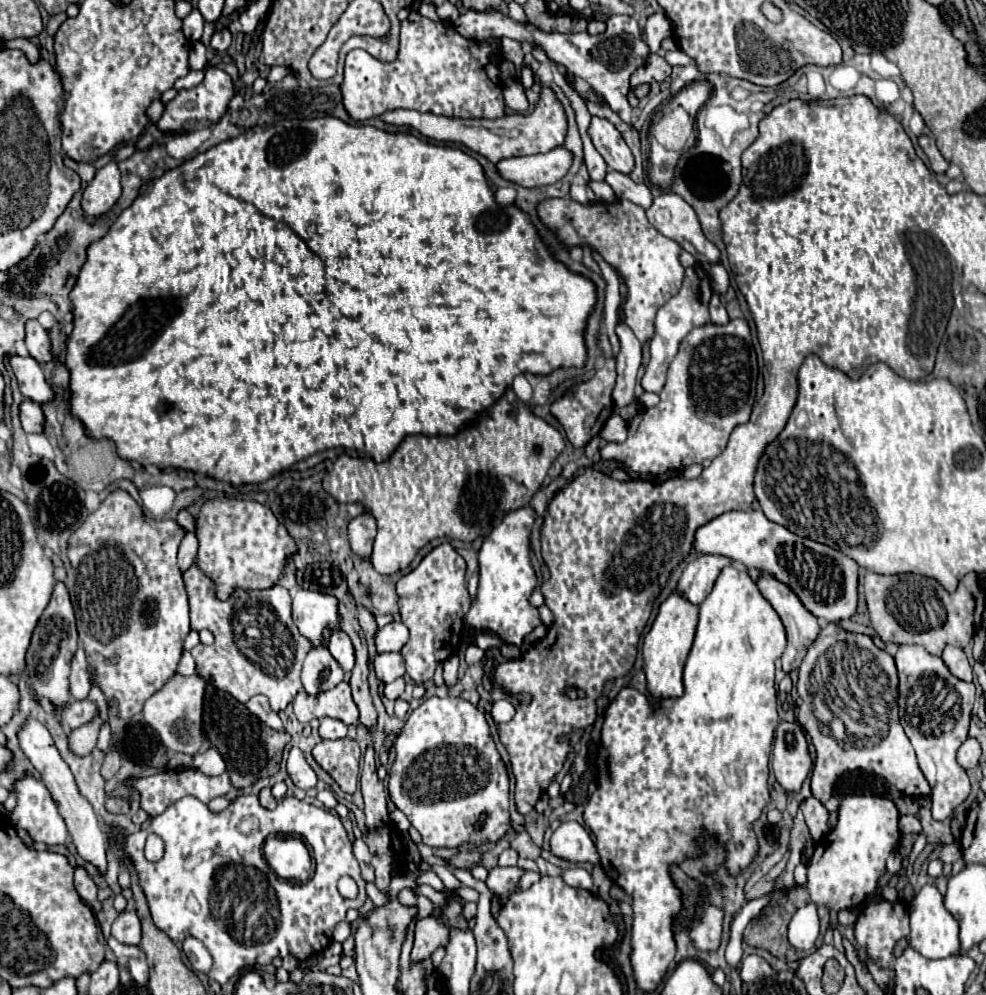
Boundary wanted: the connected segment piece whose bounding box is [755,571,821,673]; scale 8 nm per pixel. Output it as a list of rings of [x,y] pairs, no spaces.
[[[759,573],[759,577],[755,579],[757,587],[759,587],[759,593],[773,605],[773,609],[779,613],[785,629],[787,629],[787,647],[785,647],[785,653],[781,655],[781,665],[783,665],[783,671],[785,673],[791,673],[793,669],[797,669],[809,649],[809,645],[815,641],[815,637],[819,635],[821,627],[819,627],[819,621],[815,615],[811,615],[805,605],[799,601],[799,597],[795,597],[795,593],[791,593],[791,587],[789,585],[783,585],[781,581],[775,581],[775,577],[771,577],[771,573]]]

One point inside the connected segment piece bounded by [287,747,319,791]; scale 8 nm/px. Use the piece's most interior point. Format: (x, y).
(303, 776)

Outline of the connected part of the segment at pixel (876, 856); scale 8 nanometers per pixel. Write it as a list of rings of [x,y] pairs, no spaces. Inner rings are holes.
[[[845,797],[839,805],[839,821],[835,829],[817,845],[807,867],[807,889],[811,893],[811,901],[839,911],[857,907],[867,895],[871,895],[871,891],[877,889],[877,879],[885,873],[887,857],[899,845],[899,818],[895,803],[885,797]]]

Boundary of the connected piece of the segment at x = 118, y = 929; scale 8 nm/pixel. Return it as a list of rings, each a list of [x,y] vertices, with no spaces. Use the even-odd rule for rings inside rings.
[[[123,911],[123,913],[119,913],[119,917],[113,923],[111,933],[121,943],[139,945],[141,943],[141,923],[139,923],[137,913],[135,911]]]

